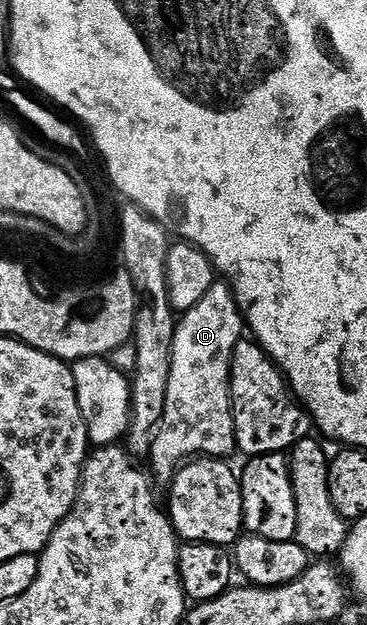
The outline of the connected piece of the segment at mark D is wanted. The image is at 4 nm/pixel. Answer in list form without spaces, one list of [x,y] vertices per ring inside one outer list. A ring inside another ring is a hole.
[[[224,282],[213,284],[202,300],[176,321],[166,406],[147,457],[148,463],[153,463],[154,477],[169,482],[182,464],[194,458],[229,458],[237,452],[229,375],[235,346],[246,332],[237,297]]]

